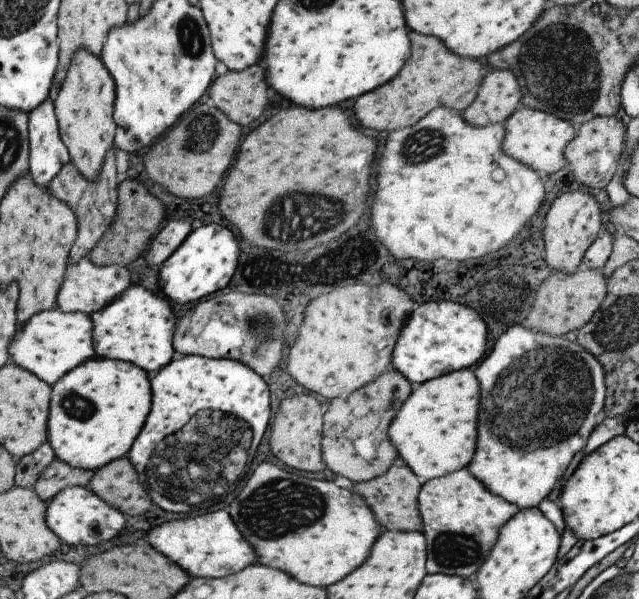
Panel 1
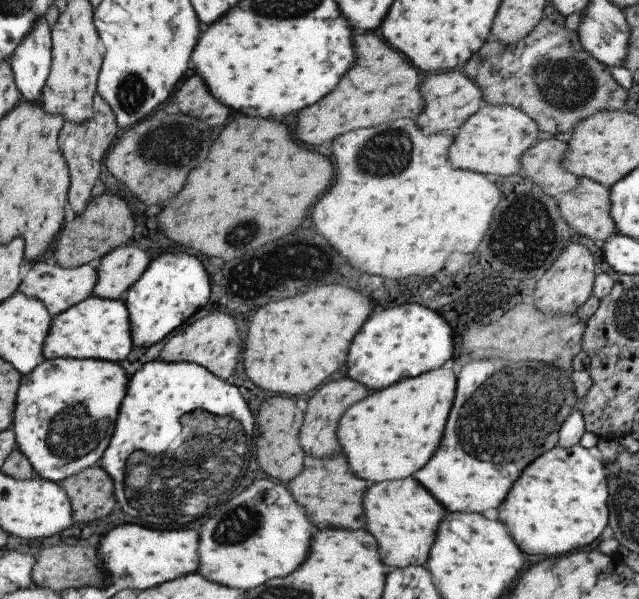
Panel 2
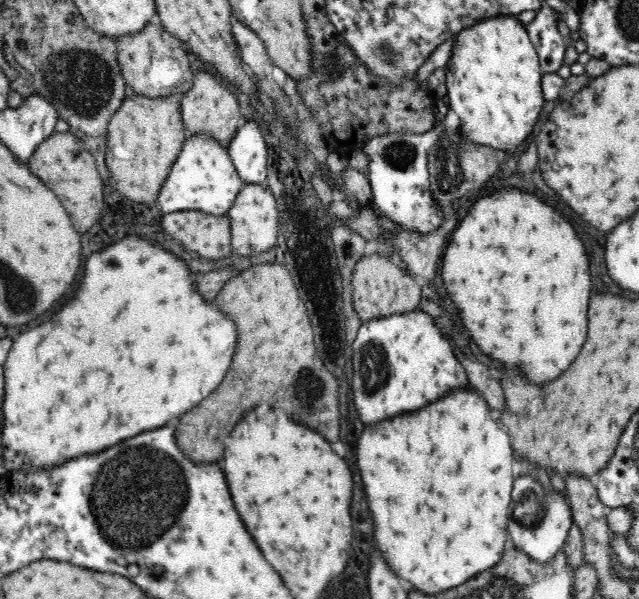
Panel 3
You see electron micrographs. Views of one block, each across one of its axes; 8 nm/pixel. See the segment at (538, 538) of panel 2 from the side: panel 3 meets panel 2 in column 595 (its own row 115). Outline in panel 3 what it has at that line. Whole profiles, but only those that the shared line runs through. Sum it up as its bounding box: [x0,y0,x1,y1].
[445,15,546,152]

